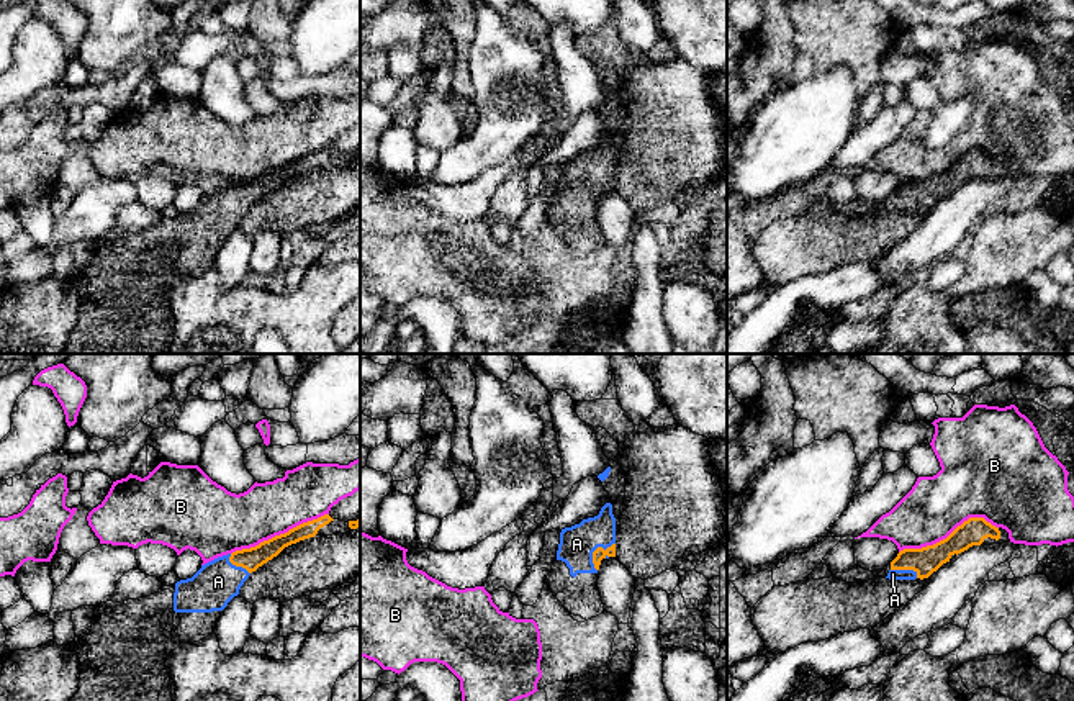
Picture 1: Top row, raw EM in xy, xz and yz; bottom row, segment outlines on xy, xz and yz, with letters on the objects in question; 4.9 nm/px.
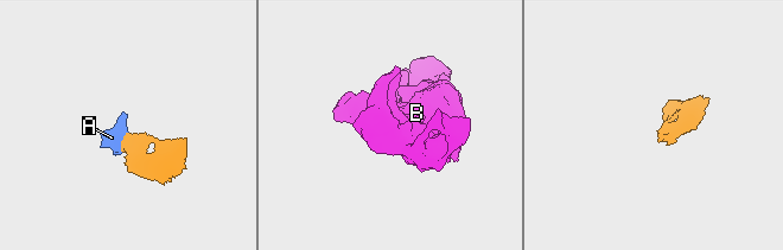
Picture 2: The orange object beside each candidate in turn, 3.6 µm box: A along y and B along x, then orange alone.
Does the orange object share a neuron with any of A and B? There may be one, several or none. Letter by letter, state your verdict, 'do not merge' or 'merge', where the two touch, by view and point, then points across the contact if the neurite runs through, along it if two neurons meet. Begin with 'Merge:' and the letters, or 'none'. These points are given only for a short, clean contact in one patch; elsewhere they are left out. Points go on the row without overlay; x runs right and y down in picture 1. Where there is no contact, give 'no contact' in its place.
Merge: A
A: merge | xz (595, 184) | across xz (600, 185), (595, 184), (577, 177)
B: do not merge | yz (950, 167)

